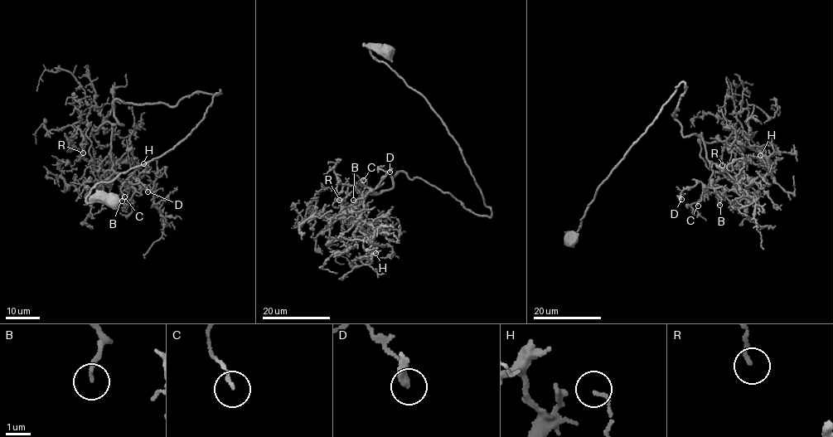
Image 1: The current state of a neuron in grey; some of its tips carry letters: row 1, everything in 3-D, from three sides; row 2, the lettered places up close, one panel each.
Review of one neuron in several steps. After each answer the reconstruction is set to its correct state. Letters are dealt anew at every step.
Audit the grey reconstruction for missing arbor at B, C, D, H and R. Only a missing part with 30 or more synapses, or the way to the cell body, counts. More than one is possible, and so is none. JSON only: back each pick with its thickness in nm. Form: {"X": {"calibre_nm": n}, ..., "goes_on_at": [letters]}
{"B": {"calibre_nm": 200}, "goes_on_at": ["B"]}

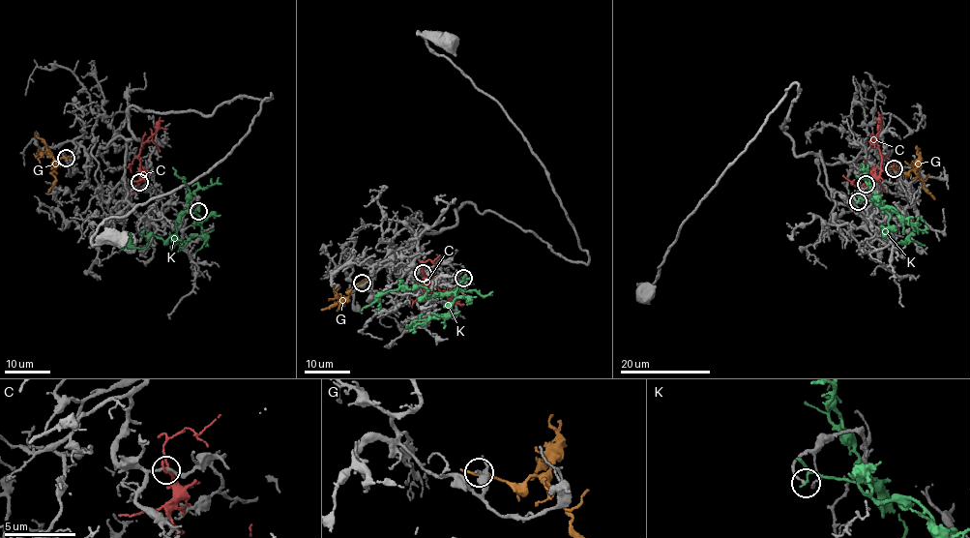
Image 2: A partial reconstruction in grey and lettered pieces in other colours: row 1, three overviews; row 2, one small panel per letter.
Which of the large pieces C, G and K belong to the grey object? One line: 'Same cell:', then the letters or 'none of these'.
Same cell: none of these

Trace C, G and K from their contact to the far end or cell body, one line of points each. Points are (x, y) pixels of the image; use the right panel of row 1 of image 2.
C: (866, 184), (868, 175), (879, 175), (881, 155), (876, 138), (877, 111)
G: (895, 169), (913, 169), (935, 199)
K: (858, 202), (881, 203), (888, 212), (888, 225), (880, 227), (896, 243), (925, 246)

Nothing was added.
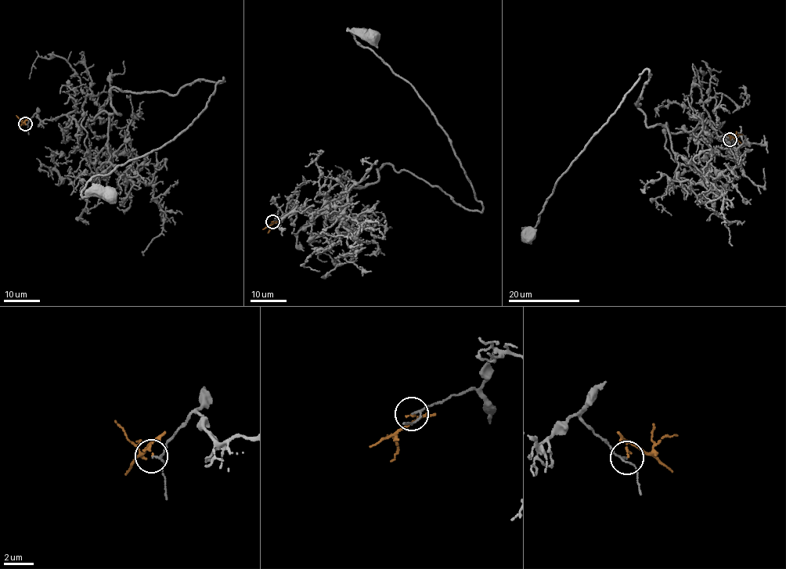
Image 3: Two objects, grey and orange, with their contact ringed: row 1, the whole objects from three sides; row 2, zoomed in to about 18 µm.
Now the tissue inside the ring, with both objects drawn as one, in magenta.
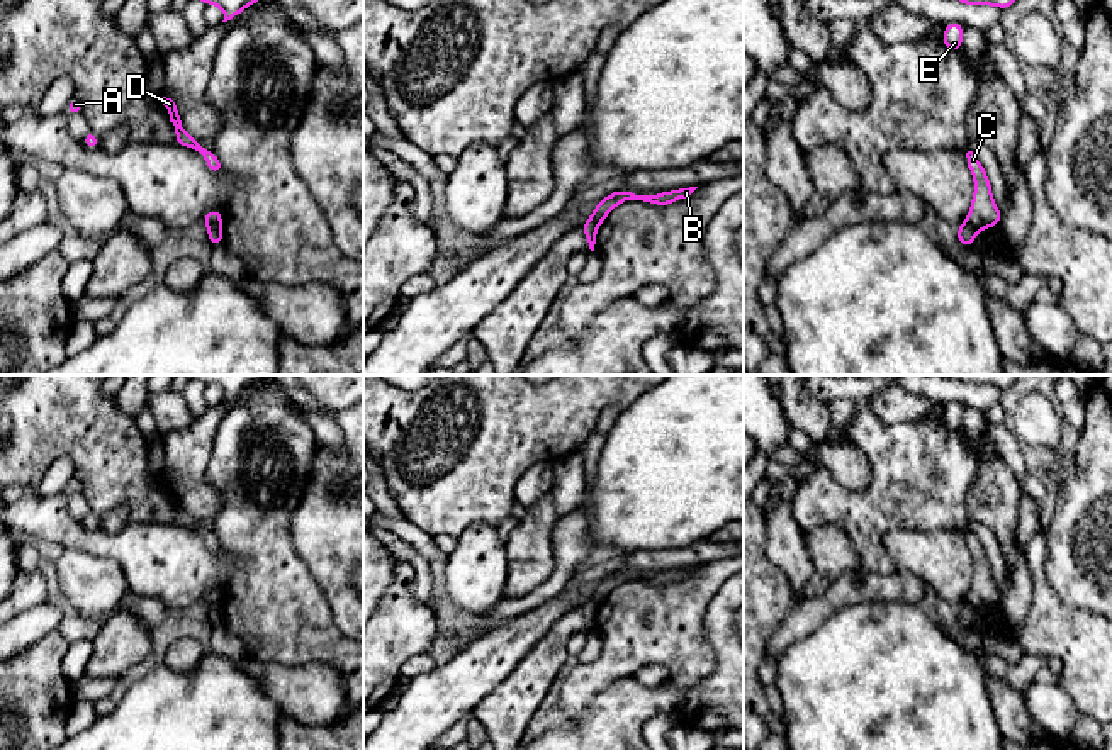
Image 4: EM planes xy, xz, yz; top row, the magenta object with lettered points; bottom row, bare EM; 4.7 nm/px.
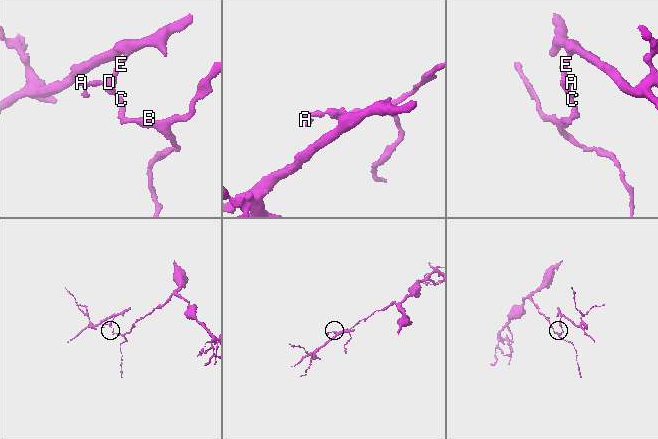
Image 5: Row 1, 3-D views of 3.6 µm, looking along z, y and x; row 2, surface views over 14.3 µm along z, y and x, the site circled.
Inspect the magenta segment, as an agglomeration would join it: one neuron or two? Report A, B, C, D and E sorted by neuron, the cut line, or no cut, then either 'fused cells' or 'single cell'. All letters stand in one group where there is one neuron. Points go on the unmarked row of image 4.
A C D E / B | xy (219, 601), (209, 608) | fused cells

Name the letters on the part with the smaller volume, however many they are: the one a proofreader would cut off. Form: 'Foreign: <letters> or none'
Foreign: A, C, D, E

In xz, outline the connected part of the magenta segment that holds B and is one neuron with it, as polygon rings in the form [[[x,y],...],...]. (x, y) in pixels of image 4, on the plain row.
[[[698,567],[667,570],[667,572],[660,572],[654,575],[635,575],[632,572],[613,572],[598,582],[594,590],[591,592],[591,601],[601,604],[616,585],[628,582],[628,580],[643,580],[657,587],[666,587],[672,582],[689,577],[696,568]]]

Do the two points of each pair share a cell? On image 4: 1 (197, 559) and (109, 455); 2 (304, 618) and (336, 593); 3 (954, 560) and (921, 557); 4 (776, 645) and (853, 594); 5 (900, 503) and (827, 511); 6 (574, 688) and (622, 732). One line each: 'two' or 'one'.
1: two
2: two
3: one
4: one
5: one
6: two

